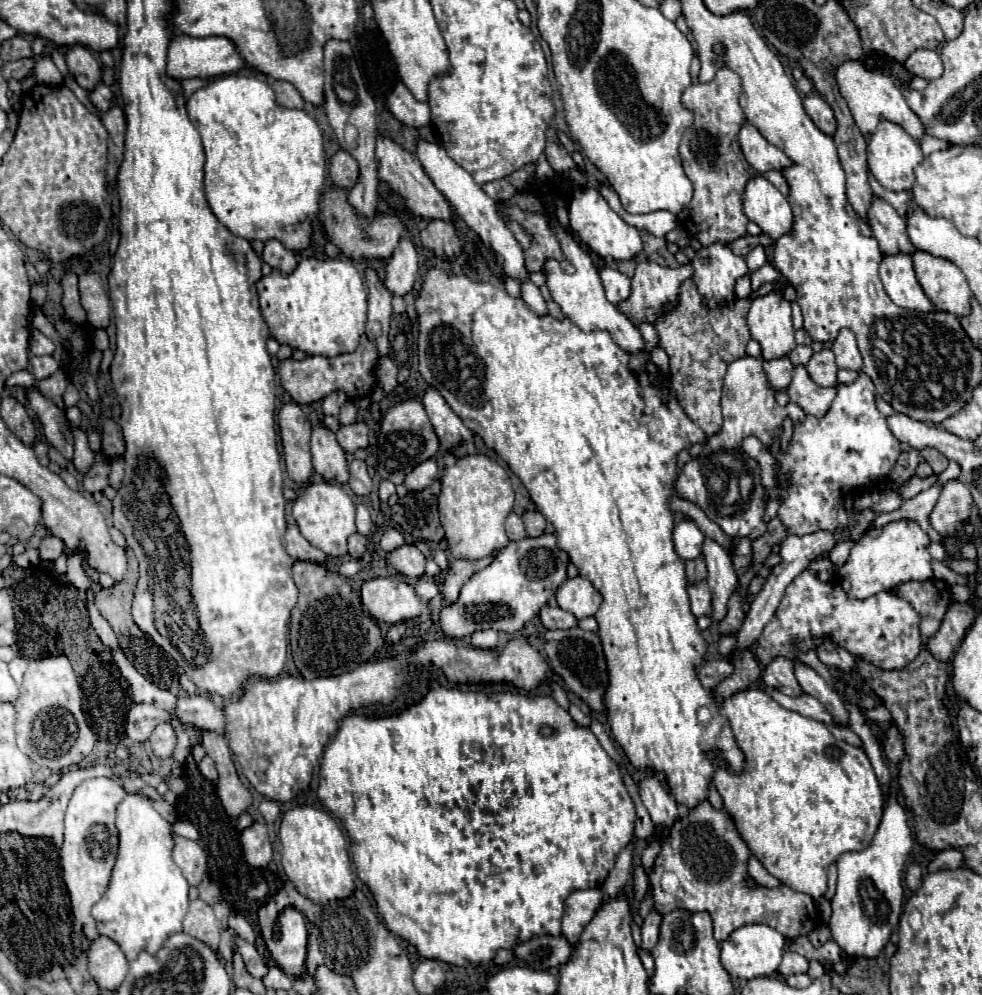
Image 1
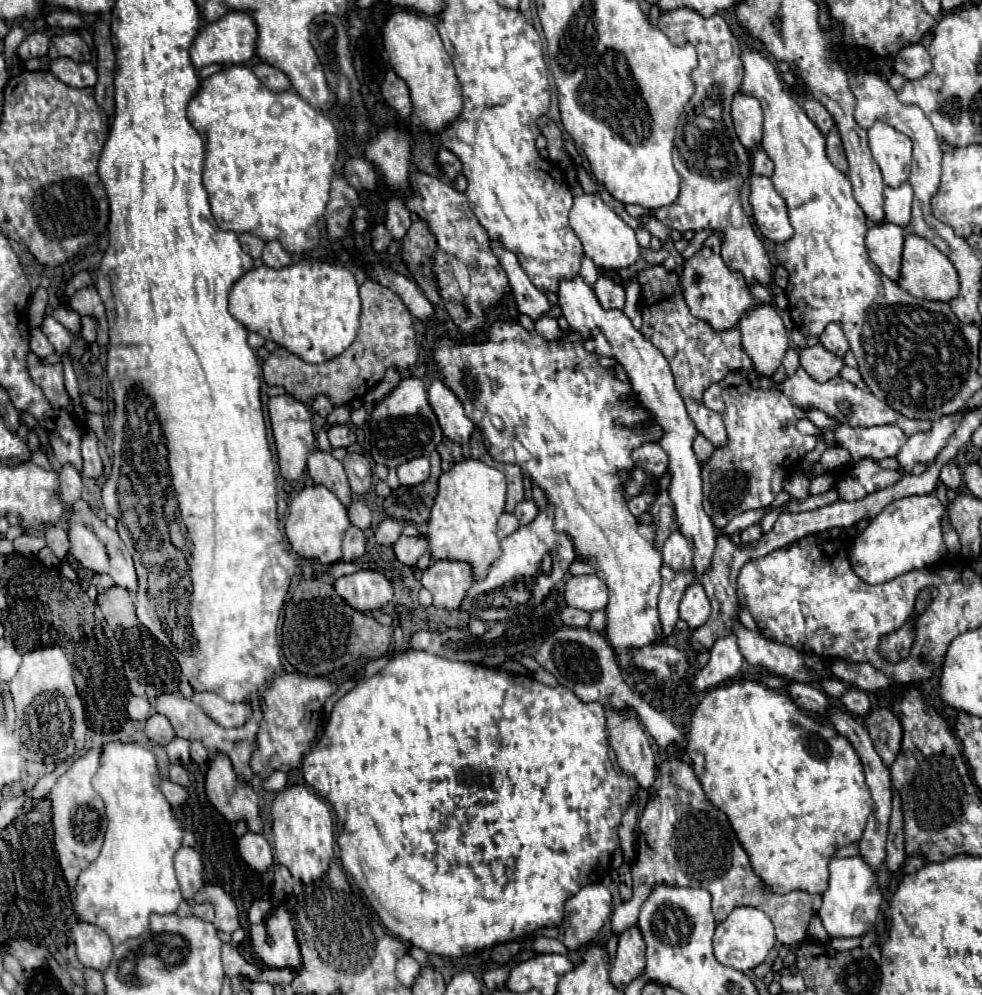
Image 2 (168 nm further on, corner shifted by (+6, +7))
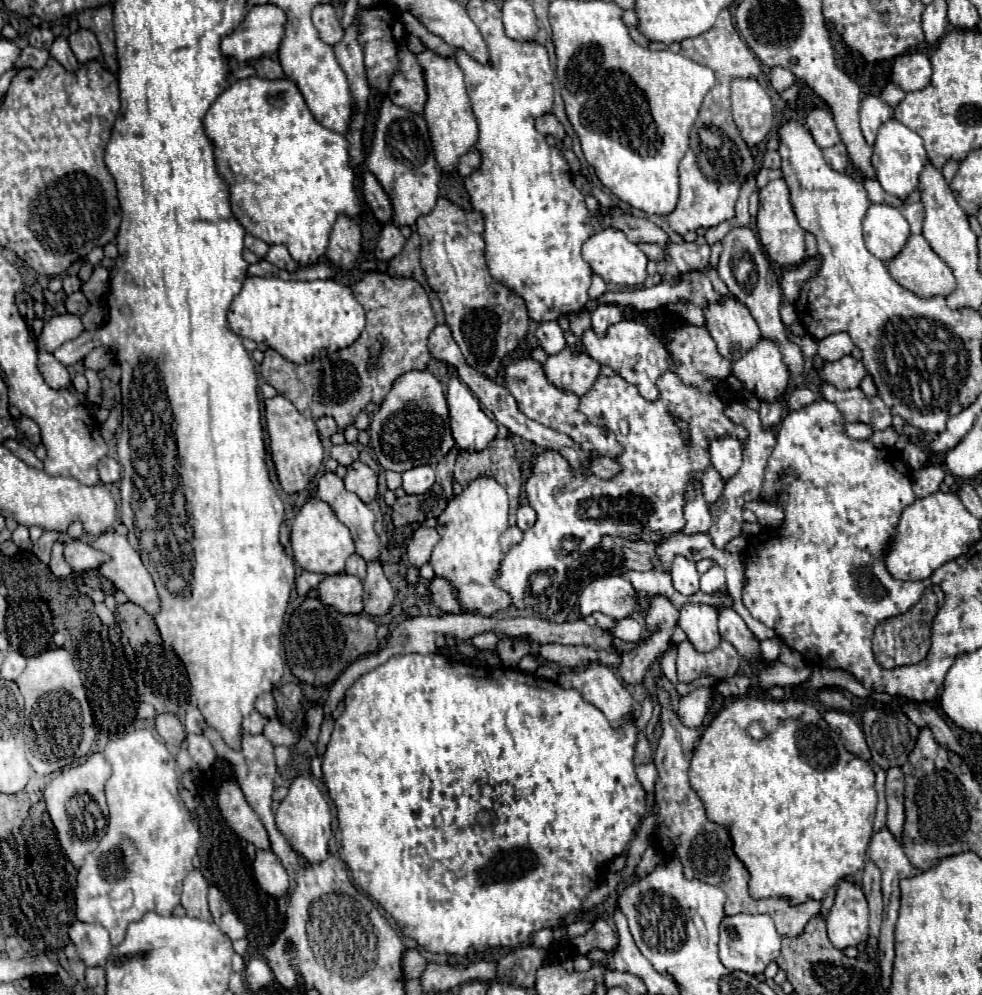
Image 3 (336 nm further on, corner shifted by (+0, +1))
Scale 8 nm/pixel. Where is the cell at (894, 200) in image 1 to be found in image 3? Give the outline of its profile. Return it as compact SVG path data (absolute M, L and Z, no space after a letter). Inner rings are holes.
M912 203L912 205L902 207L902 215L910 223L910 231L914 235L922 231L922 219L924 219L924 207L922 207L922 203Z

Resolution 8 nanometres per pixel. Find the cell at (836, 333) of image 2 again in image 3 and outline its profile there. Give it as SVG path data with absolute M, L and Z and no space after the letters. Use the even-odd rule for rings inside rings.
M832 333L818 343L818 355L824 361L838 361L840 357L850 355L852 349L854 349L854 343L848 337L848 333Z

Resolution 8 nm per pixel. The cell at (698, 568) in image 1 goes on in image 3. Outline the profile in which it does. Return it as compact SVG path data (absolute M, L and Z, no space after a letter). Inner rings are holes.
M656 595L650 605L650 613L646 617L648 637L638 641L634 651L628 651L622 657L620 675L624 683L642 683L648 667L664 655L668 643L672 641L672 633L678 625L680 611L666 595Z

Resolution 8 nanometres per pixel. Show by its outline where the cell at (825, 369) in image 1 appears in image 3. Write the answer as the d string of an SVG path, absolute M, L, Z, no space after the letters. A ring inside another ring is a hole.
M850 355L842 357L840 361L834 361L834 363L824 363L816 371L822 377L822 381L834 385L836 389L858 387L860 379L866 375L866 369L862 367L862 363Z

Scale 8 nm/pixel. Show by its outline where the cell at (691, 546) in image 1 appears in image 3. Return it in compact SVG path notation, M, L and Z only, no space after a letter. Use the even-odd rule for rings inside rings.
M684 555L674 557L670 575L672 575L674 589L682 595L692 595L700 589L700 573L696 571L696 561L692 561Z

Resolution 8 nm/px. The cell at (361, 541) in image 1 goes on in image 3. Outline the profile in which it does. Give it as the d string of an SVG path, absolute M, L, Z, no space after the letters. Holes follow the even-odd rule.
M358 553L350 555L348 561L346 561L346 573L364 579L366 577L366 561L364 561L364 557L360 557Z

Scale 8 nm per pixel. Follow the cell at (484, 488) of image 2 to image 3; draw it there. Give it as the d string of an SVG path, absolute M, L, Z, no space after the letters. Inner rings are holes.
M478 477L470 481L460 495L454 495L448 501L448 507L444 513L436 519L436 531L440 535L440 543L432 551L430 565L434 567L434 573L438 577L444 577L456 585L456 593L460 597L460 605L466 613L476 615L492 615L500 609L508 609L508 593L500 593L500 589L492 583L492 573L496 573L496 565L500 565L502 549L500 549L500 535L508 527L508 495L506 489L494 479L494 477Z

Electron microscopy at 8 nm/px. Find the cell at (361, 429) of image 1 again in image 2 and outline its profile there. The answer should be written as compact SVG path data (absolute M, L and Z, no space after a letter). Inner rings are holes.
M332 425L328 429L328 439L332 449L338 449L338 447L350 447L356 441L356 435L350 425Z

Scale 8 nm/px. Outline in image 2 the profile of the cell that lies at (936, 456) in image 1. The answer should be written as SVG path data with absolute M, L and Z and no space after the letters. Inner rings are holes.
M944 465L944 469L942 469L942 473L940 473L940 481L948 487L948 489L952 489L952 491L960 491L960 487L962 487L962 473L960 473L960 469L952 469L950 465Z

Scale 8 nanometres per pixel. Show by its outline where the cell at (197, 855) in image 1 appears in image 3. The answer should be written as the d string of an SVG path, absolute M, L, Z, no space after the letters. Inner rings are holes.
M192 869L188 877L184 879L184 891L182 891L182 907L186 909L188 917L198 919L212 919L208 911L208 883L200 869Z

